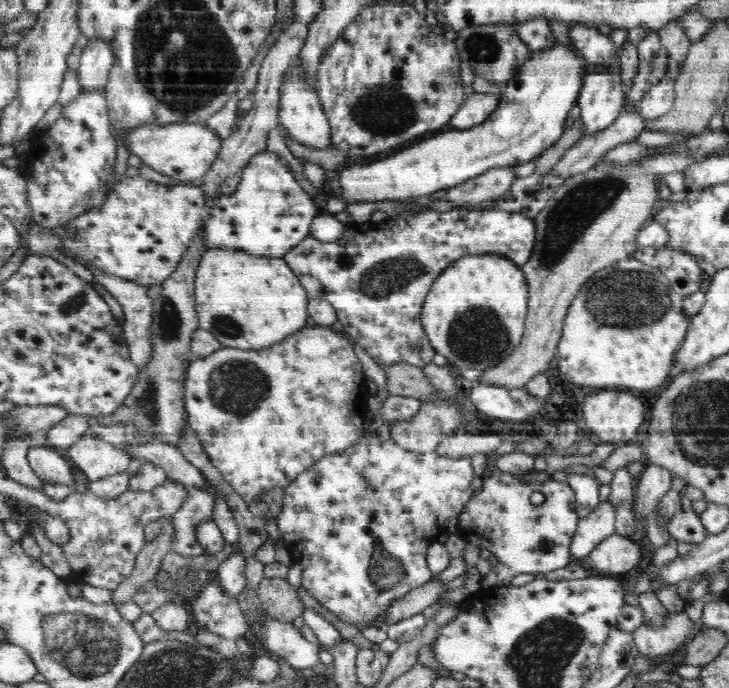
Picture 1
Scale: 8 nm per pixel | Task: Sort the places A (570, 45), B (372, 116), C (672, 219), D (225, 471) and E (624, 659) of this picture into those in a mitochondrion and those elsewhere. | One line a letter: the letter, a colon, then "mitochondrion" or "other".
A: other
B: mitochondrion
C: other
D: other
E: other

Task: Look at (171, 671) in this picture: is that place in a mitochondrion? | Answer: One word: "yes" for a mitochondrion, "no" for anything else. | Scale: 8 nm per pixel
yes

